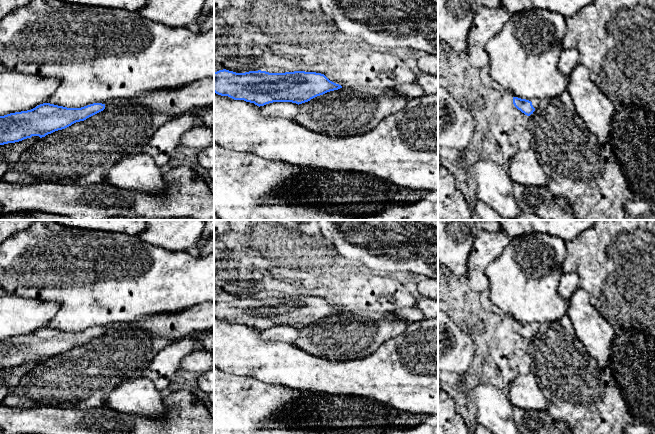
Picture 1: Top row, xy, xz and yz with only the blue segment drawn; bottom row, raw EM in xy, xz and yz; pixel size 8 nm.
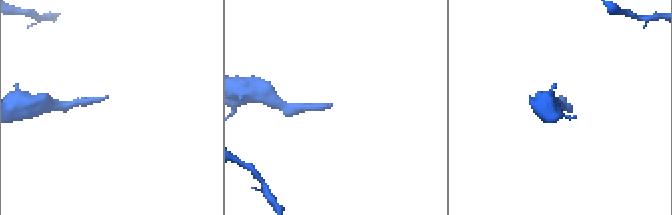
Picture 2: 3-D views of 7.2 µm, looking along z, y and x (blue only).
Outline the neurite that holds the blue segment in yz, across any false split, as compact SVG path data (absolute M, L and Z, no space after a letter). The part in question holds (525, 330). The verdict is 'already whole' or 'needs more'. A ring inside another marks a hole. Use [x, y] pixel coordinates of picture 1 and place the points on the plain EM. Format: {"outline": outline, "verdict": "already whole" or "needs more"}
{"outline": "M513 321L513 328L522 337L524 337L527 340L530 340L535 335L535 332L538 329L538 324L533 323L532 325L529 325L529 324L526 324L526 323Z", "verdict": "needs more"}

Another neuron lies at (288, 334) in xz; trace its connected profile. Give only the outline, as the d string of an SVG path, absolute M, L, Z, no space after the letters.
M273 326L260 330L260 337L265 341L293 343L299 336L299 329L292 326Z

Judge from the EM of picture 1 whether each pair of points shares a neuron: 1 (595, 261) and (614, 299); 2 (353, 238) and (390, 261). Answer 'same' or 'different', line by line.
1: same
2: same

